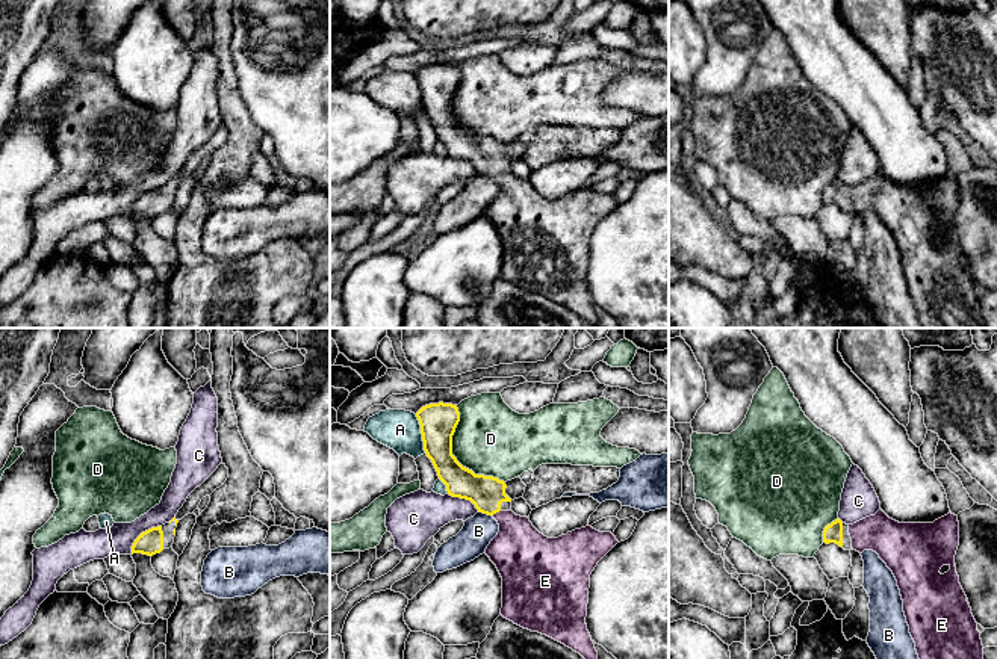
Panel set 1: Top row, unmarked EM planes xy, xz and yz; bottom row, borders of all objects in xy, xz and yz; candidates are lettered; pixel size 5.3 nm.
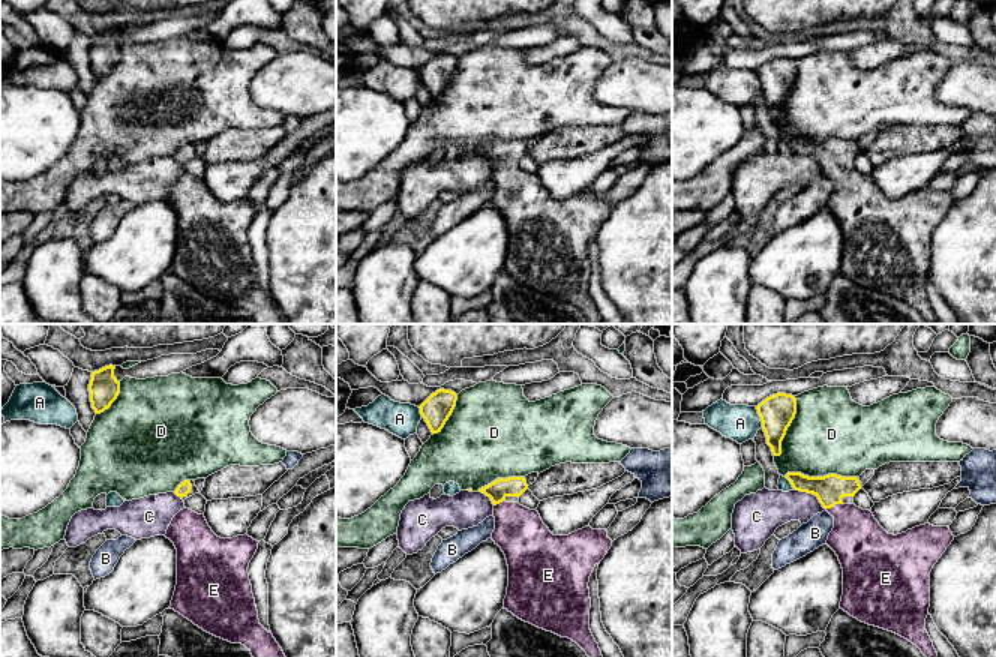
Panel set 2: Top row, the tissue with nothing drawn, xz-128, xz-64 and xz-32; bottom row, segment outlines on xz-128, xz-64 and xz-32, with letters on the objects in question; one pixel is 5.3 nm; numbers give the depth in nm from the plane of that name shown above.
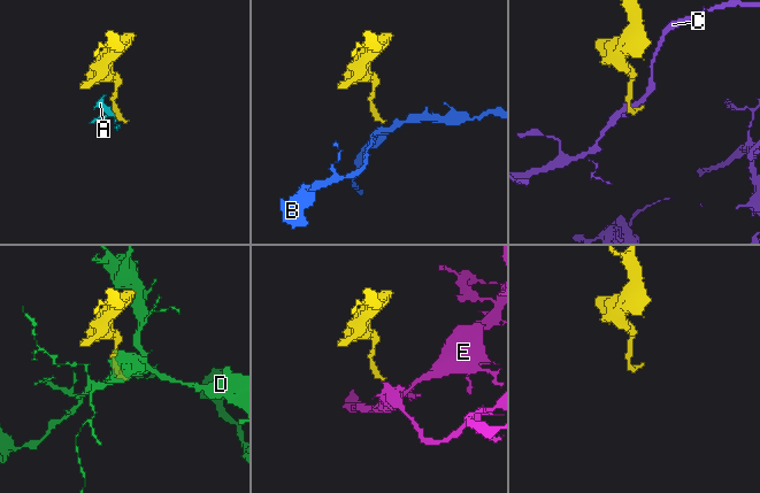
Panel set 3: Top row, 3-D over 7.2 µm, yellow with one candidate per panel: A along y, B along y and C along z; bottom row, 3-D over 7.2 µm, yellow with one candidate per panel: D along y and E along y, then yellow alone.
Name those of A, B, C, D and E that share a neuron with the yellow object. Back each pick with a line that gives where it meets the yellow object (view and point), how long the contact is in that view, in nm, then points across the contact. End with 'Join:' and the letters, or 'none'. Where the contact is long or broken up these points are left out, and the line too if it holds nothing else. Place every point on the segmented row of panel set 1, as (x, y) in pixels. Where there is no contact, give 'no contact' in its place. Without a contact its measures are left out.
E: xz (495, 513) | 60 nm | across xz (487, 493), (487, 501), (495, 513), (516, 534), (519, 550)
Join: E

